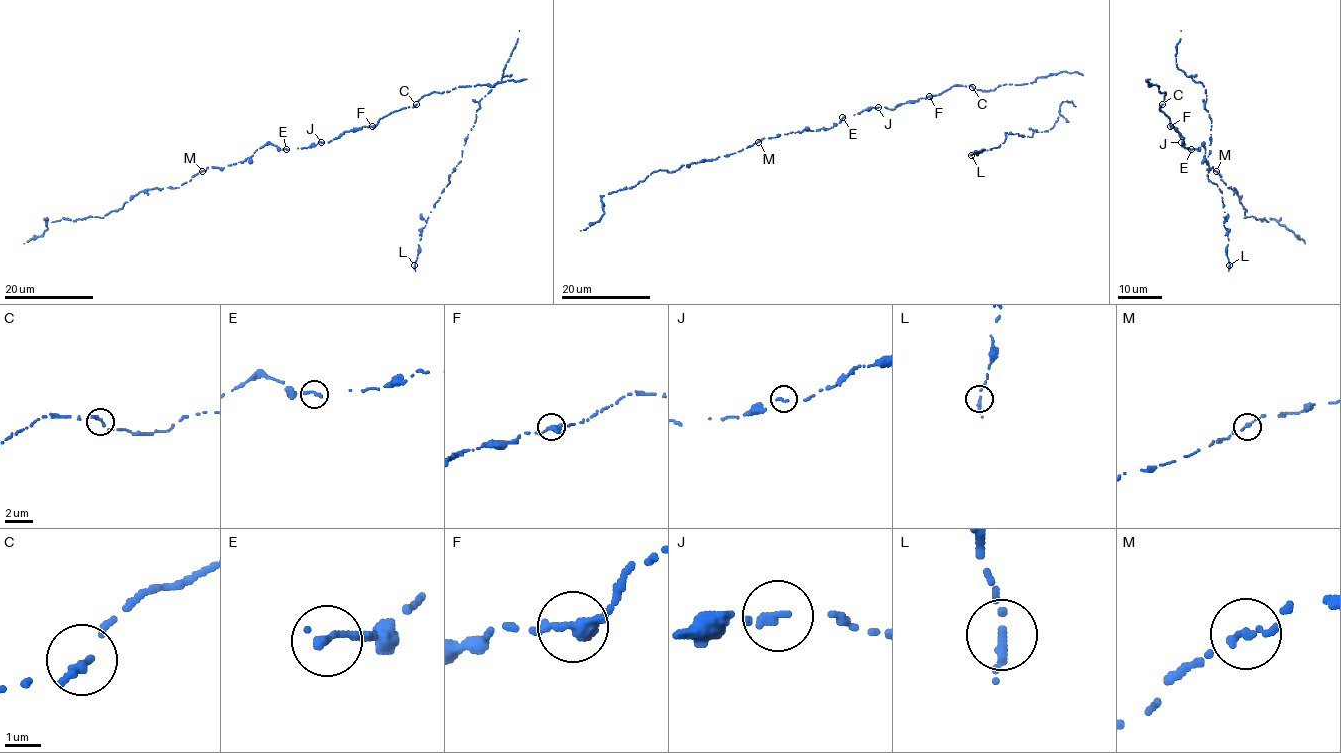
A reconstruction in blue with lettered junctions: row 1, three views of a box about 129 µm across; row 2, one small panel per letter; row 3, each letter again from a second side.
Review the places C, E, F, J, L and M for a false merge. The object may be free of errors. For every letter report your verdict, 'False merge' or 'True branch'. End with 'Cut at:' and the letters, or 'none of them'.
C: True branch
E: True branch
F: True branch
J: True branch
L: True branch
M: True branch
Cut at: none of them

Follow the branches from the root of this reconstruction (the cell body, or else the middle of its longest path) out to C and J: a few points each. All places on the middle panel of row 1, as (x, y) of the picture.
C: (930, 97), (955, 85), (972, 87)
J: (930, 97), (900, 104), (894, 109), (878, 107)

